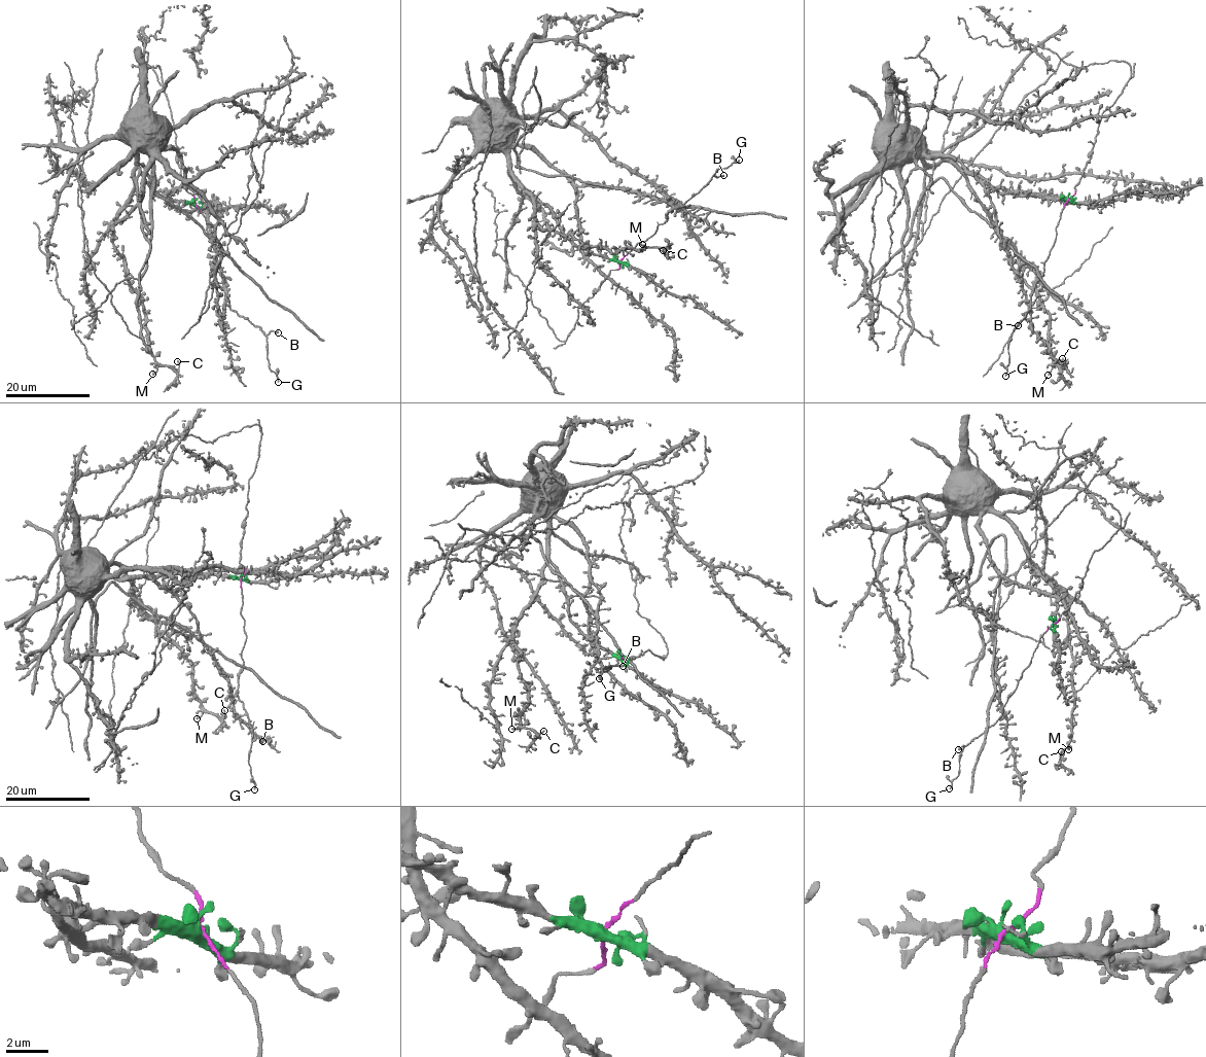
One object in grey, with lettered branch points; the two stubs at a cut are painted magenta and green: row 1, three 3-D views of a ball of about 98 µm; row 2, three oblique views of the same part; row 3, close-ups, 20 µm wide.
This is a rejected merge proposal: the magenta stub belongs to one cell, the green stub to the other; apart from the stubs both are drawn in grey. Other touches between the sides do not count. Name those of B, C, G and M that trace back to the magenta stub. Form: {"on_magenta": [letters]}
{"on_magenta": ["B", "G"]}

